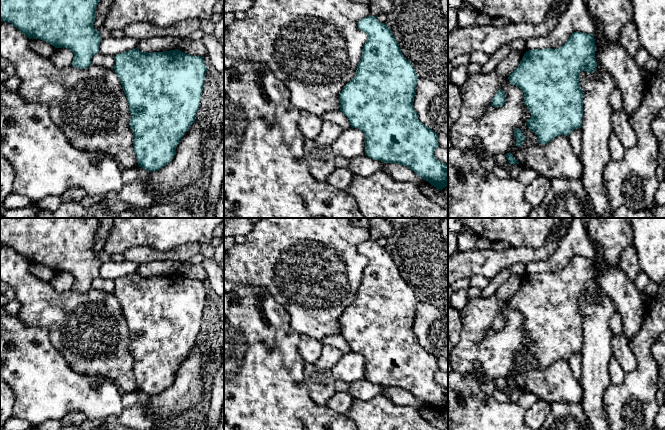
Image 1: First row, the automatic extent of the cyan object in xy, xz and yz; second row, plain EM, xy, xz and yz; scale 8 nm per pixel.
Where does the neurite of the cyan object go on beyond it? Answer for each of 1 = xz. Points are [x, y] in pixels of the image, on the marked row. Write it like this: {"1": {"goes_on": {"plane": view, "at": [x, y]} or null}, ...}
{"1": {"goes_on": null}}

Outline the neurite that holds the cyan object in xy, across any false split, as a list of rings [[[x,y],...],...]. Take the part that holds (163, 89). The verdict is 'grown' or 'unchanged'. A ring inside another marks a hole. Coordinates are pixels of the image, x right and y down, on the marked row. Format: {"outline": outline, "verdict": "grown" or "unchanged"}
{"outline": [[[137,48],[114,56],[113,67],[126,95],[131,113],[130,128],[138,166],[152,172],[172,161],[176,147],[195,121],[207,67],[203,57],[178,49],[141,52]]], "verdict": "unchanged"}

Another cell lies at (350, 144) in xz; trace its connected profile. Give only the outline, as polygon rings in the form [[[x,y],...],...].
[[[357,128],[344,129],[330,146],[335,156],[342,156],[352,160],[365,155],[365,135]]]

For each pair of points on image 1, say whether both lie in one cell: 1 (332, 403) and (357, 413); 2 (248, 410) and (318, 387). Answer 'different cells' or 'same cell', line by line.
1: different cells
2: different cells

